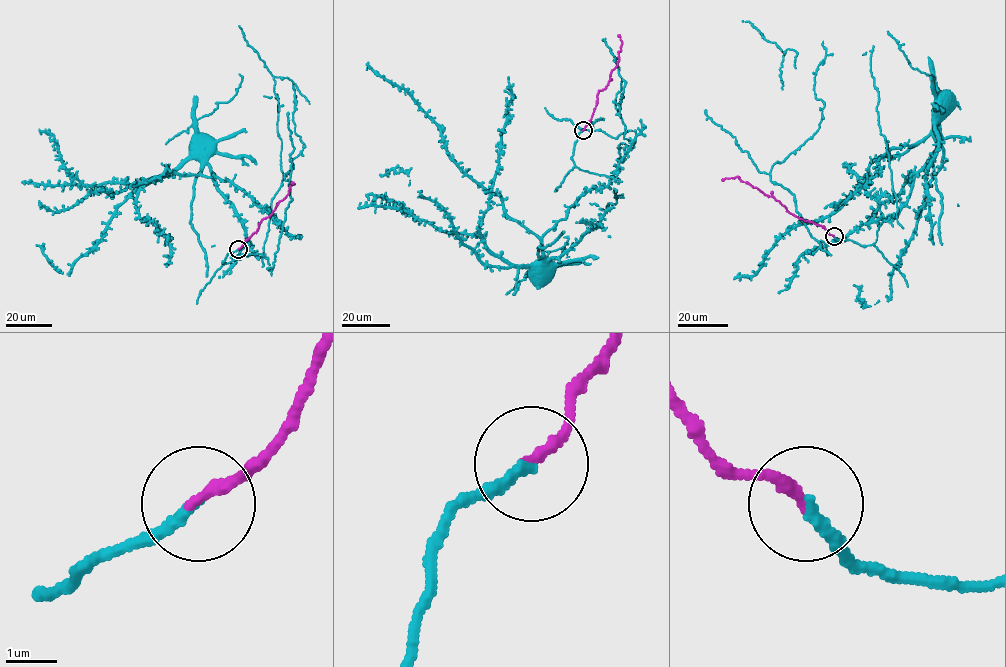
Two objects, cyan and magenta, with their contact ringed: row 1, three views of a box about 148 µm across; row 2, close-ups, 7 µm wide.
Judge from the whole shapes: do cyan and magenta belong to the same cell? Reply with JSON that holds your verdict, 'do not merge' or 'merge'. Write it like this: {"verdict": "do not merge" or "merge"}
{"verdict": "merge"}

